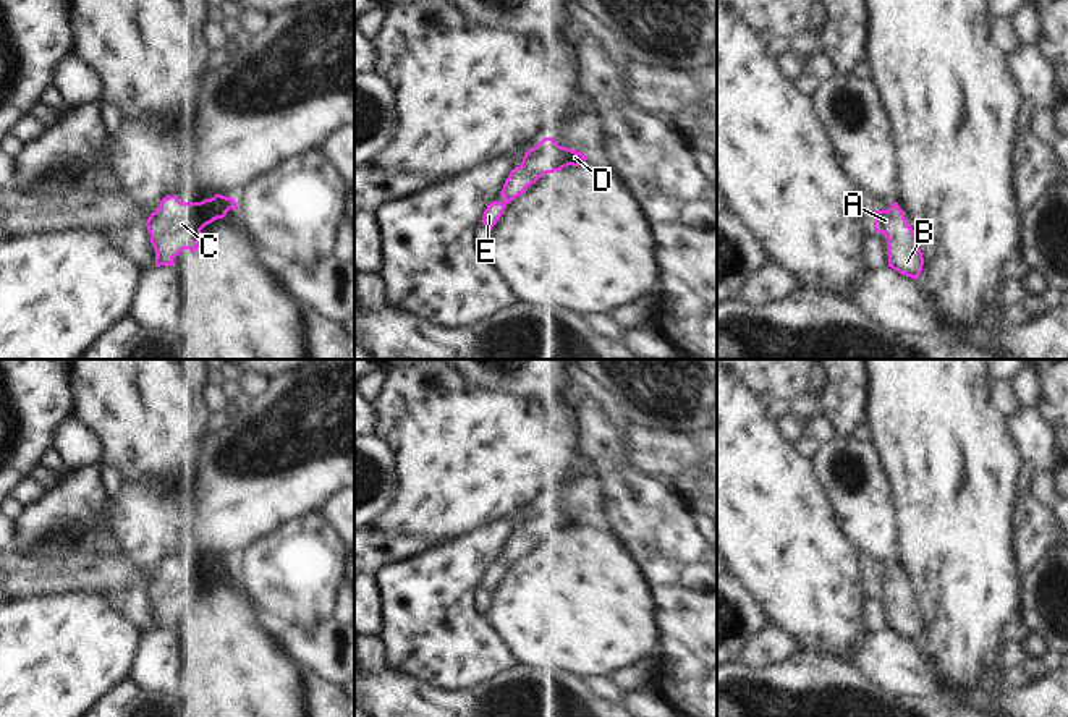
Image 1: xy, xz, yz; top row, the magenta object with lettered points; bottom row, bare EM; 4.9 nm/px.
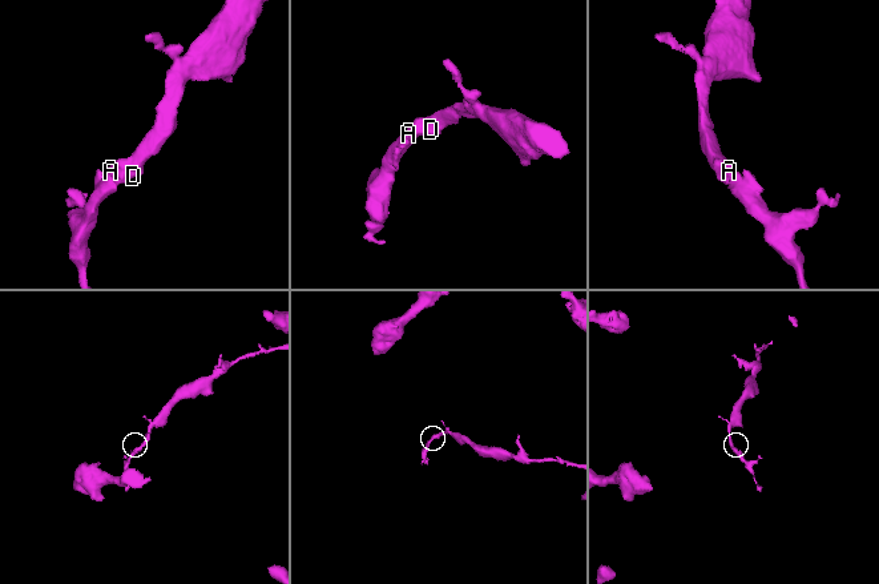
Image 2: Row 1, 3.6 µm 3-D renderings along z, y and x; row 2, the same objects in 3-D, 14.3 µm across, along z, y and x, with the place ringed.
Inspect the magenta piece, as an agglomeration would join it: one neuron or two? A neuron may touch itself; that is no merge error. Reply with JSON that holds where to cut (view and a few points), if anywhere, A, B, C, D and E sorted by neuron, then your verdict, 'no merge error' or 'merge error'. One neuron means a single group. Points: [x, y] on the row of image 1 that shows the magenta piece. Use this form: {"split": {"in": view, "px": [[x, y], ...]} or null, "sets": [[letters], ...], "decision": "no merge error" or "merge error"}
{"split": null, "sets": [["A", "B", "C", "D", "E"]], "decision": "no merge error"}

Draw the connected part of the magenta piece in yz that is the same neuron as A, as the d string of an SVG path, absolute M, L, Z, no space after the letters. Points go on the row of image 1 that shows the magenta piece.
M893 202L888 210L875 210L874 230L887 236L888 267L918 280L922 272L924 257L914 230L906 223L898 202Z

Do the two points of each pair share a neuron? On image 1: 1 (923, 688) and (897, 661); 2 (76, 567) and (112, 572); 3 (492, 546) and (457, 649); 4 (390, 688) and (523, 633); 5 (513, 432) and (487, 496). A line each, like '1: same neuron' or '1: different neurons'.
1: same neuron
2: same neuron
3: same neuron
4: different neurons
5: same neuron

